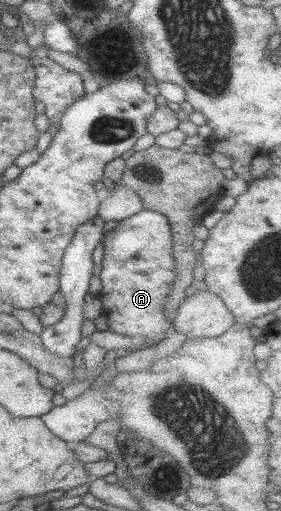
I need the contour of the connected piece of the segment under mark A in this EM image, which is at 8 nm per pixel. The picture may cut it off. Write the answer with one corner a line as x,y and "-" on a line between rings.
144,209
126,220
119,221
112,230
105,232
102,240
105,254
99,275
102,280
102,289
98,293
98,297
103,305
102,314
108,317
108,329
132,337
146,337
144,347
155,346
160,341
160,337
166,335
164,331
172,324
166,319
166,307
164,307
166,299
170,296
174,278
176,278
171,225
166,216

